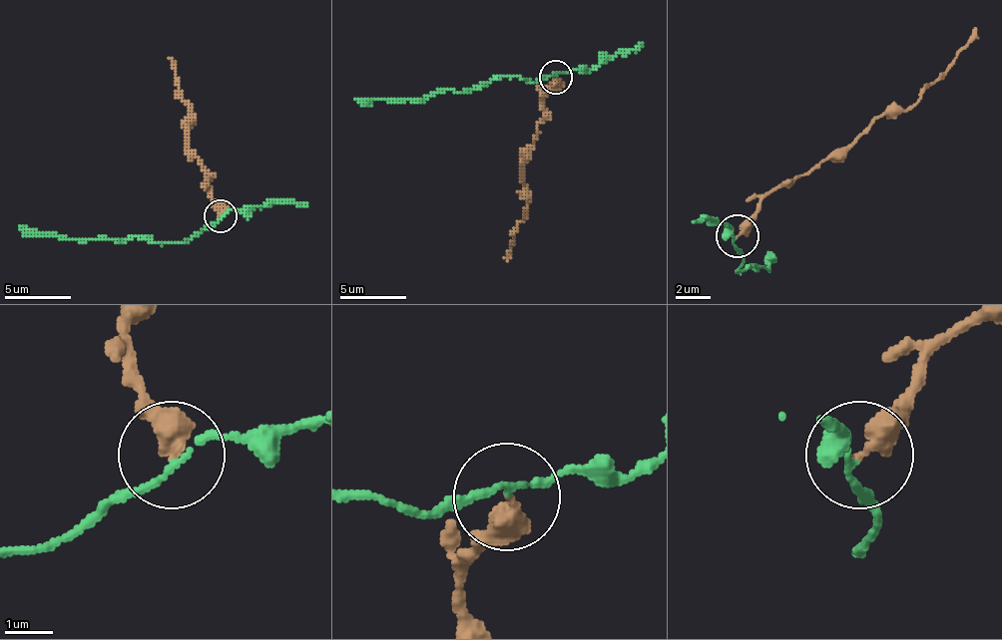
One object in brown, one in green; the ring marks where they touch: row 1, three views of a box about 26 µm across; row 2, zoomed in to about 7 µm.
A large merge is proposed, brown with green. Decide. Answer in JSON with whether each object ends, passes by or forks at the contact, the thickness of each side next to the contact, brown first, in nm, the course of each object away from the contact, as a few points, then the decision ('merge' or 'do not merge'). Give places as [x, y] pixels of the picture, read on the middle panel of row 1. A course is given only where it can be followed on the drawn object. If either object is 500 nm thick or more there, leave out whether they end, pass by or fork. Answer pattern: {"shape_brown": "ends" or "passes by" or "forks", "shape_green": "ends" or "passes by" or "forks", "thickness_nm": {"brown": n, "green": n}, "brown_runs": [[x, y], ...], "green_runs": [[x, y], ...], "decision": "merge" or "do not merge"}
{"shape_brown": "ends", "shape_green": "passes by", "thickness_nm": {"brown": 420, "green": 110}, "brown_runs": [[557, 76], [547, 86], [543, 119], [524, 165], [527, 214], [517, 224], [504, 257]], "green_runs": [[557, 76], [533, 83], [517, 76], [494, 76], [464, 93], [437, 89], [421, 99], [355, 99]], "decision": "do not merge"}

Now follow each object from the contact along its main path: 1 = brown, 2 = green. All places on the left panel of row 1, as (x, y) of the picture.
1: (222, 216), (212, 199), (208, 176), (189, 147), (192, 111), (182, 101), (169, 58)
2: (222, 216), (182, 242), (30, 236), (20, 226)

